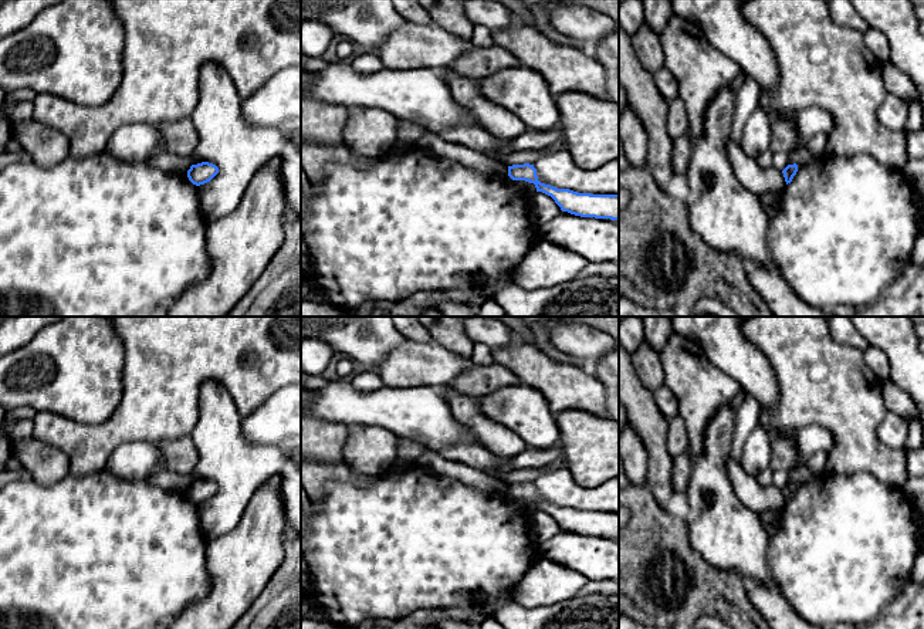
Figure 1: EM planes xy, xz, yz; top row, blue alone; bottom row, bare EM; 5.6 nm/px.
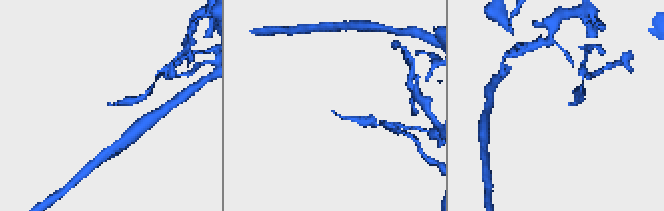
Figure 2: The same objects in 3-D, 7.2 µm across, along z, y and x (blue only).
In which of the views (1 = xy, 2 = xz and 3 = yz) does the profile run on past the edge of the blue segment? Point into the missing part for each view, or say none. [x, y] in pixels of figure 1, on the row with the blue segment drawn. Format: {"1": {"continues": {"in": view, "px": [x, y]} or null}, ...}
{"1": {"continues": null}, "2": {"continues": null}, "3": {"continues": null}}

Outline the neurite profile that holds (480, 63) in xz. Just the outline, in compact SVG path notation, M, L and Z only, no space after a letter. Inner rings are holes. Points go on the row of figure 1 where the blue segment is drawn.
M493 44L484 48L474 47L470 53L463 54L453 64L437 72L444 81L449 72L484 78L493 72L512 67L522 67L522 62L510 51Z

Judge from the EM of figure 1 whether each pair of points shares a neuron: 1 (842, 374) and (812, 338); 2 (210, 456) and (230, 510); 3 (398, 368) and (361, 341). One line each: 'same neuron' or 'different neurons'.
1: same neuron
2: same neuron
3: different neurons

